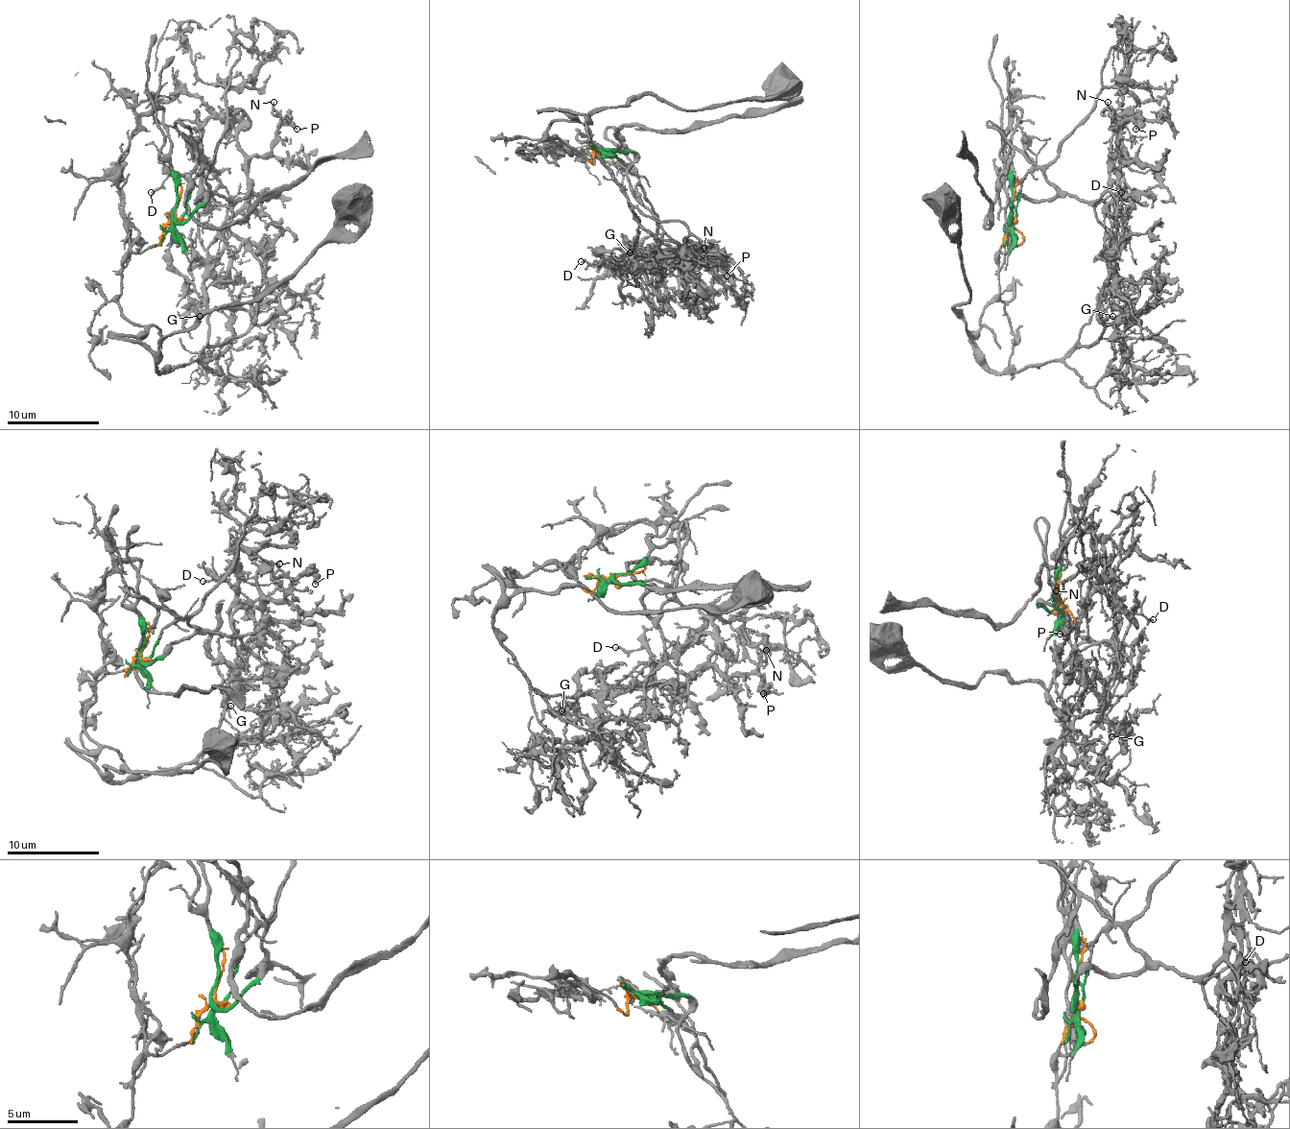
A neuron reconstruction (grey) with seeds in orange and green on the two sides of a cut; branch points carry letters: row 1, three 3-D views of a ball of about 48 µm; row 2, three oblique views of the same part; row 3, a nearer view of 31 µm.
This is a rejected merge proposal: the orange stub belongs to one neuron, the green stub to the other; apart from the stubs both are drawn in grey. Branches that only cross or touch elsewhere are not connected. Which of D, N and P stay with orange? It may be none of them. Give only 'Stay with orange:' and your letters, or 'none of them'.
Stay with orange: none of them

